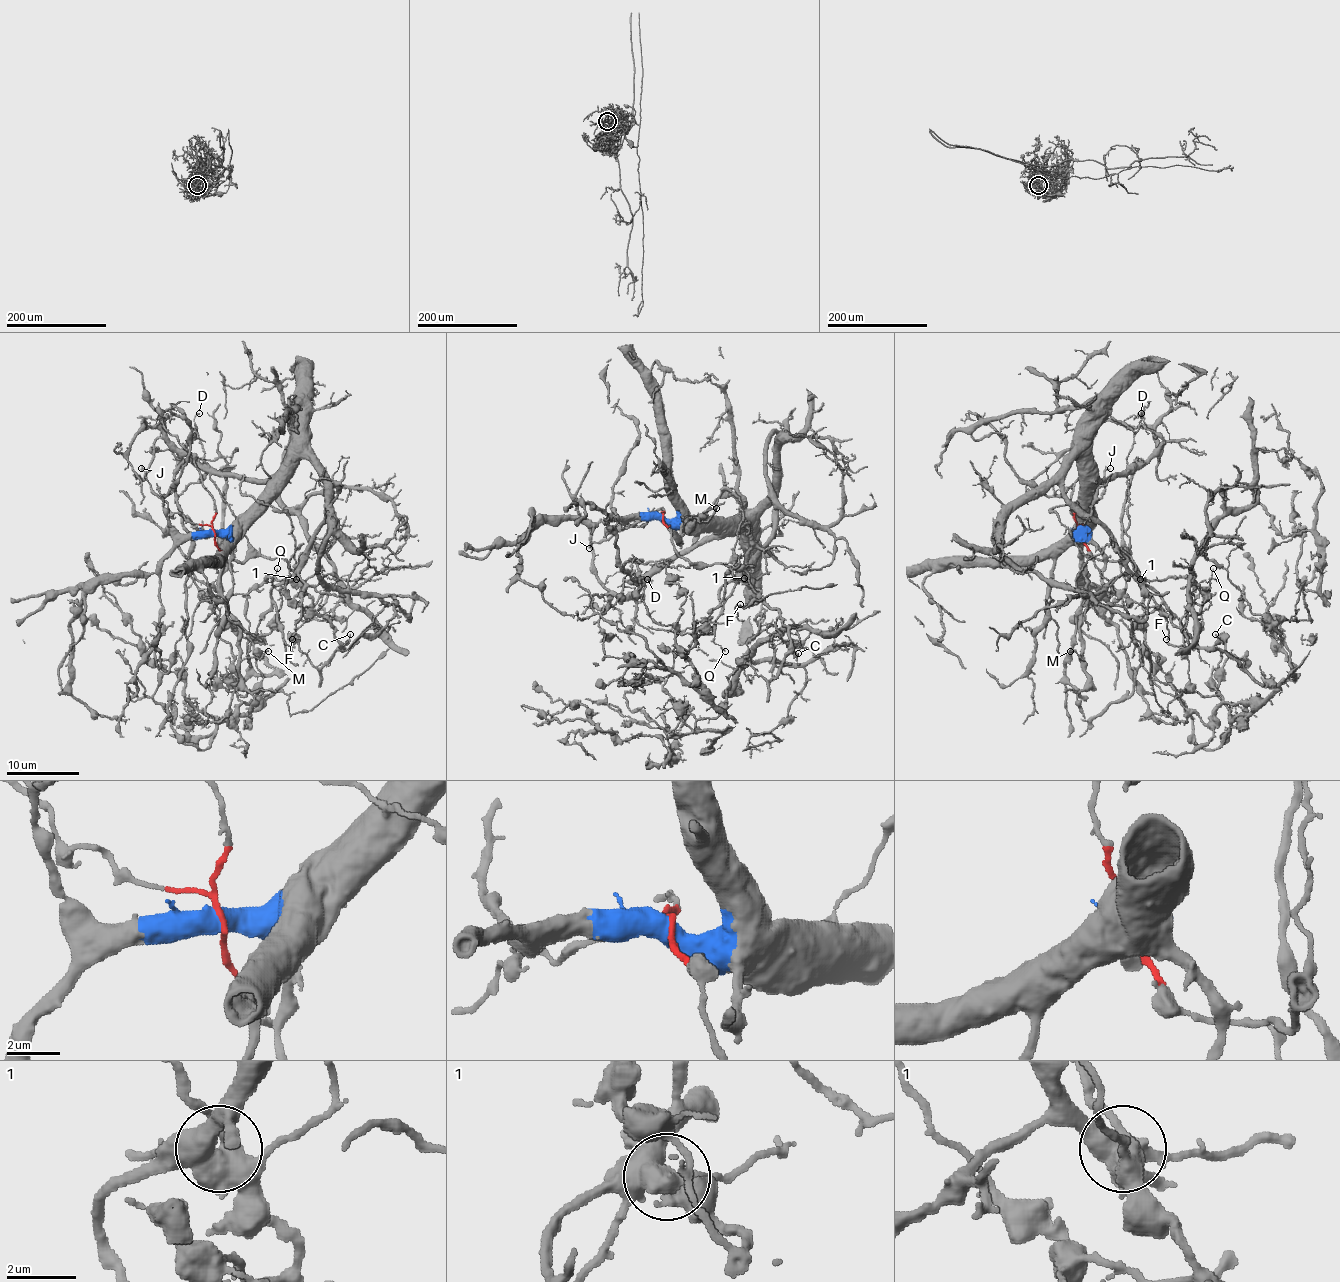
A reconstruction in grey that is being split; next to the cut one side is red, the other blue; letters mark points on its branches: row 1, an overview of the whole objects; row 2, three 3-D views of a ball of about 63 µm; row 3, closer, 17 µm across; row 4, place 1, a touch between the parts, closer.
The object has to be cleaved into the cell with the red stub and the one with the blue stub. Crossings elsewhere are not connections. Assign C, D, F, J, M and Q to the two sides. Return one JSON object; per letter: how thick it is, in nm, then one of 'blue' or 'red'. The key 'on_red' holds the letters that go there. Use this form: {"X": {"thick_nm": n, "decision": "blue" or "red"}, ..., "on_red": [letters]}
{"C": {"thick_nm": 130, "decision": "red"}, "D": {"thick_nm": 110, "decision": "blue"}, "F": {"thick_nm": 160, "decision": "red"}, "J": {"thick_nm": 140, "decision": "red"}, "M": {"thick_nm": 190, "decision": "blue"}, "Q": {"thick_nm": 90, "decision": "blue"}, "on_red": ["C", "F", "J"]}

